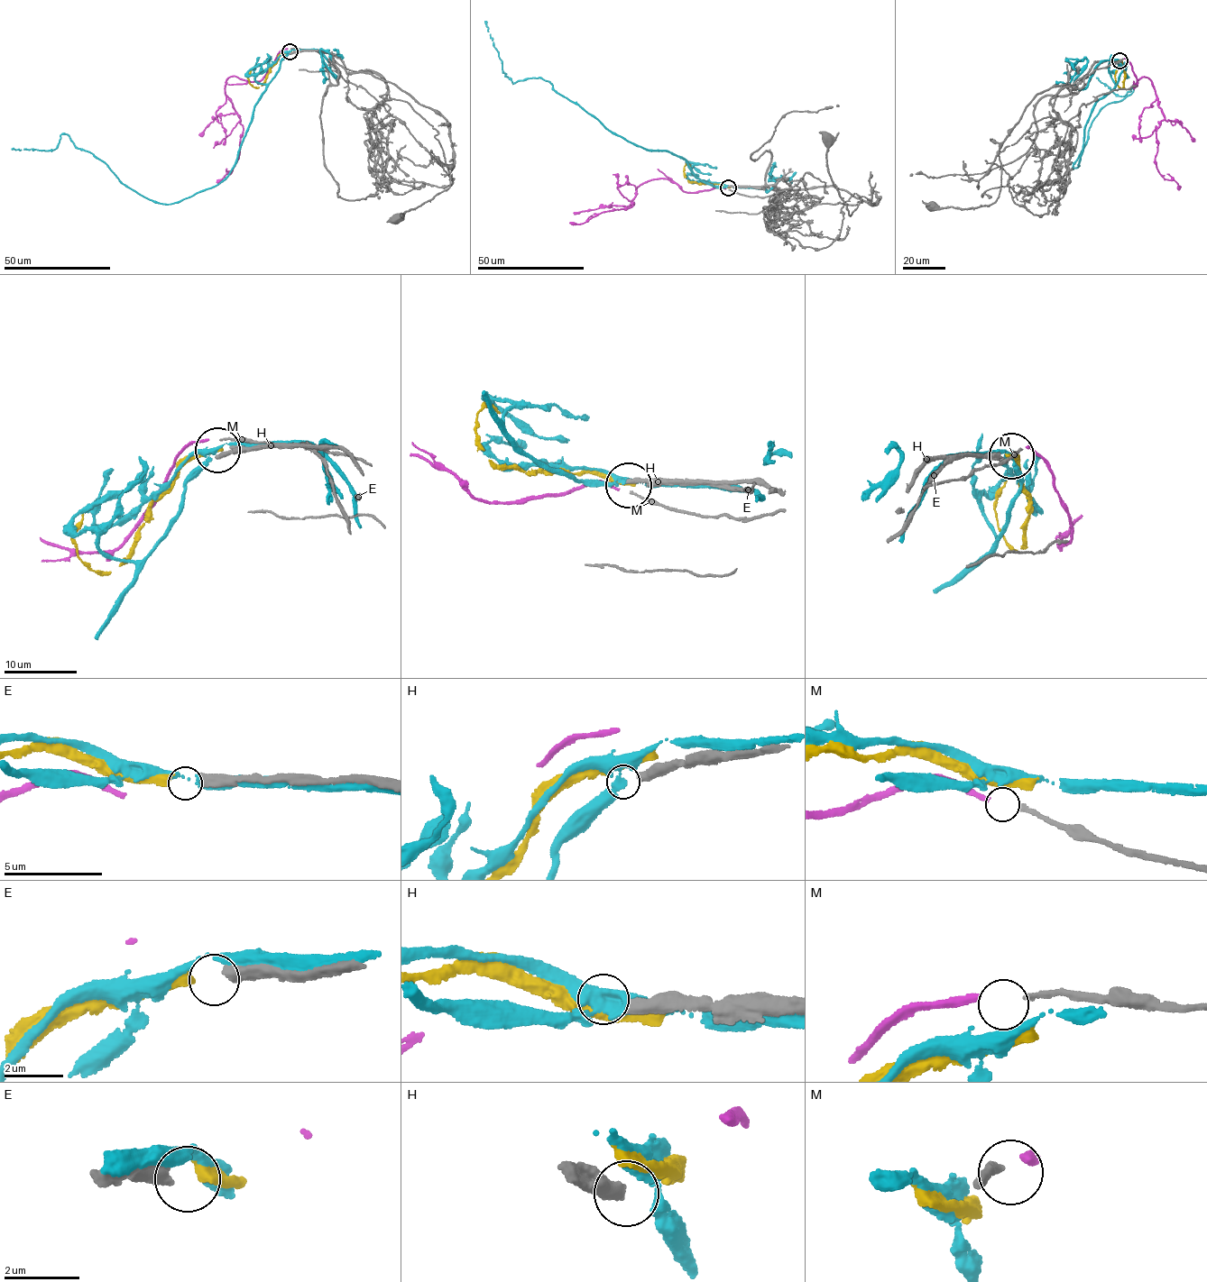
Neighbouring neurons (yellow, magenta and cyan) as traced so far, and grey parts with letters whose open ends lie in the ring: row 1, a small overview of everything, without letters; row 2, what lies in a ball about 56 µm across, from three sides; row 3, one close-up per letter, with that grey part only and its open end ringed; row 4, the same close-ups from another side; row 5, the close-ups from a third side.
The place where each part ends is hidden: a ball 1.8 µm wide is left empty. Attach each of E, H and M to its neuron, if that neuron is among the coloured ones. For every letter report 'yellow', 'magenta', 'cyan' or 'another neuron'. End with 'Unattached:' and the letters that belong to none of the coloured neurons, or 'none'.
E: yellow
H: another neuron
M: magenta
Unattached: H

